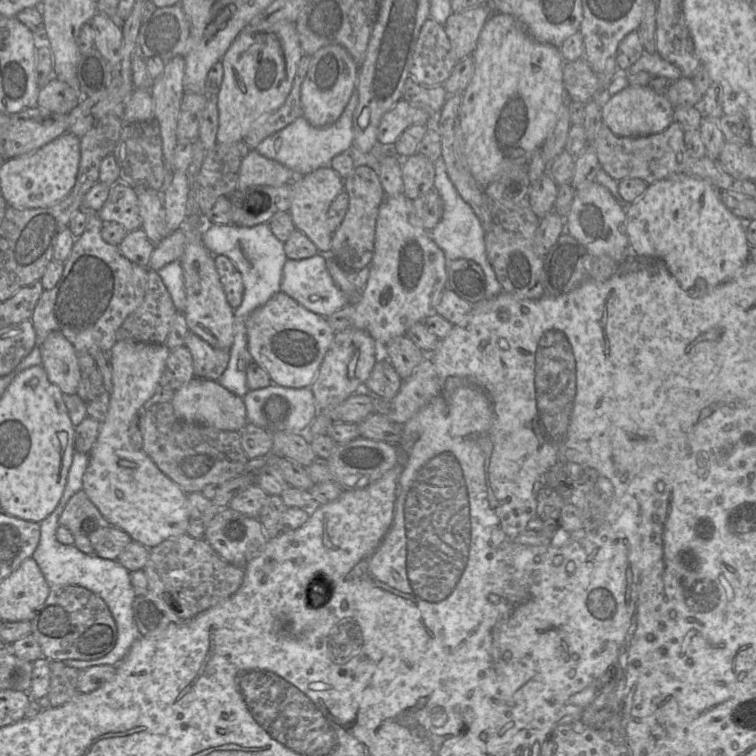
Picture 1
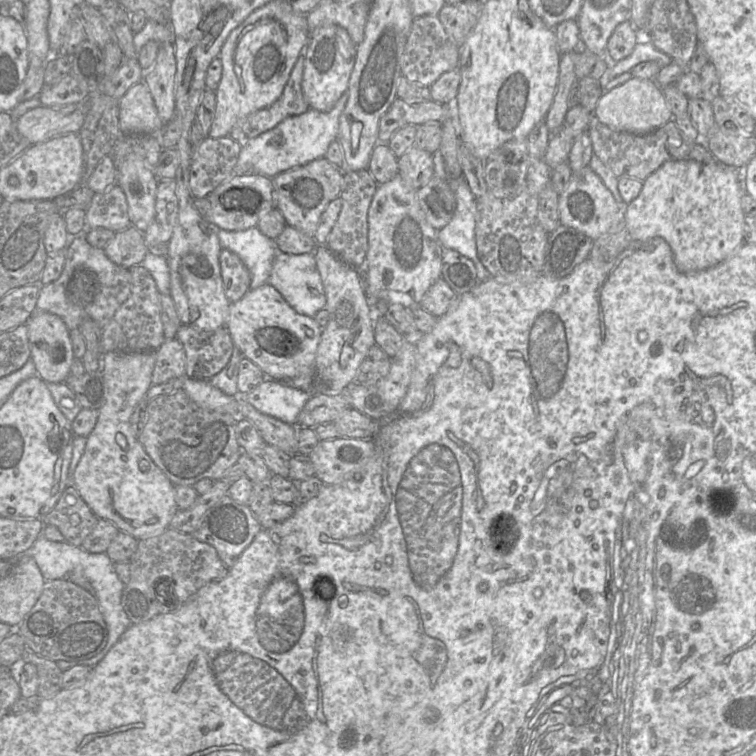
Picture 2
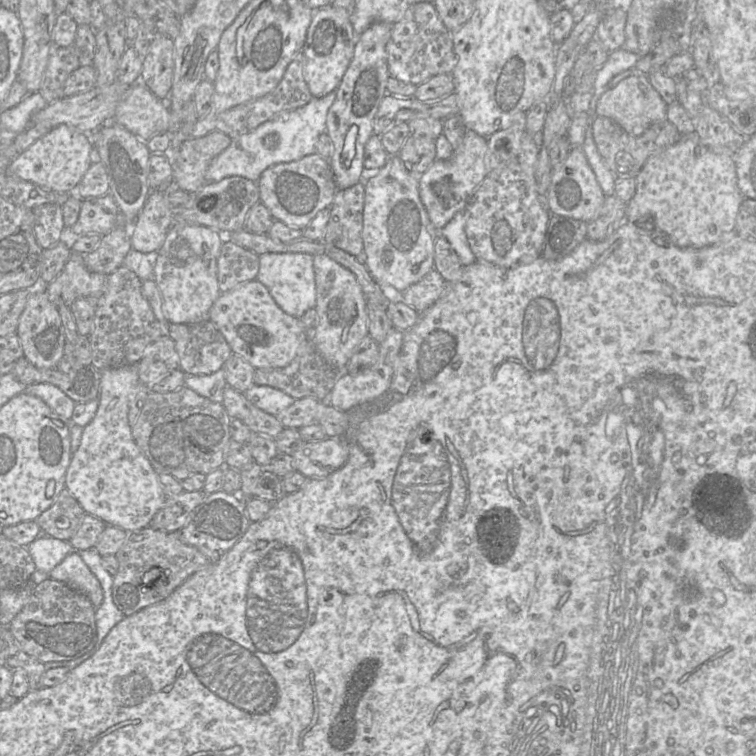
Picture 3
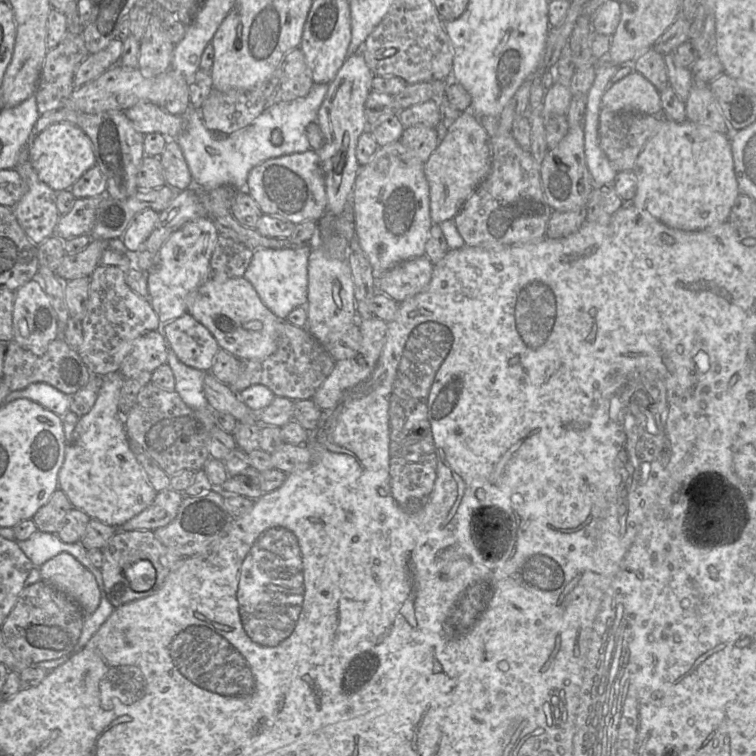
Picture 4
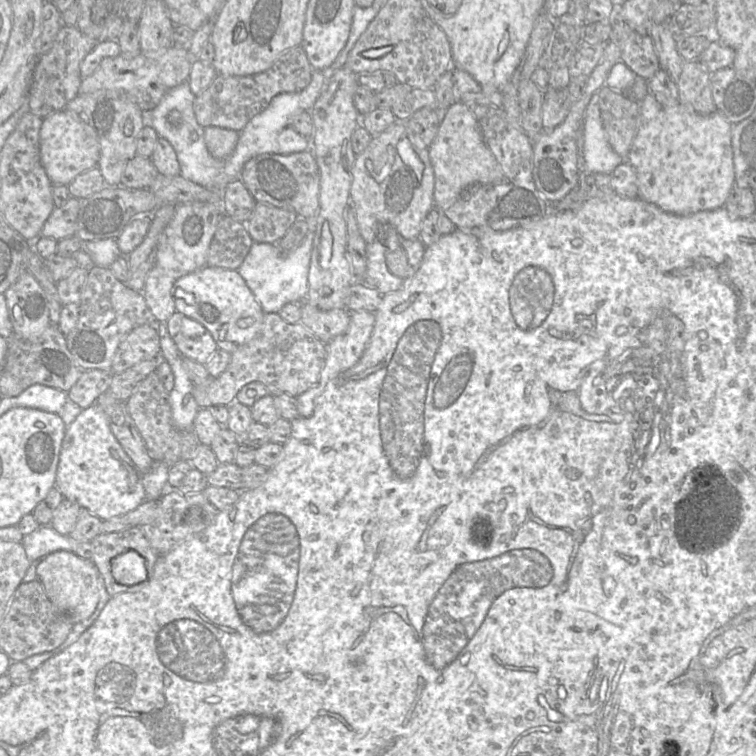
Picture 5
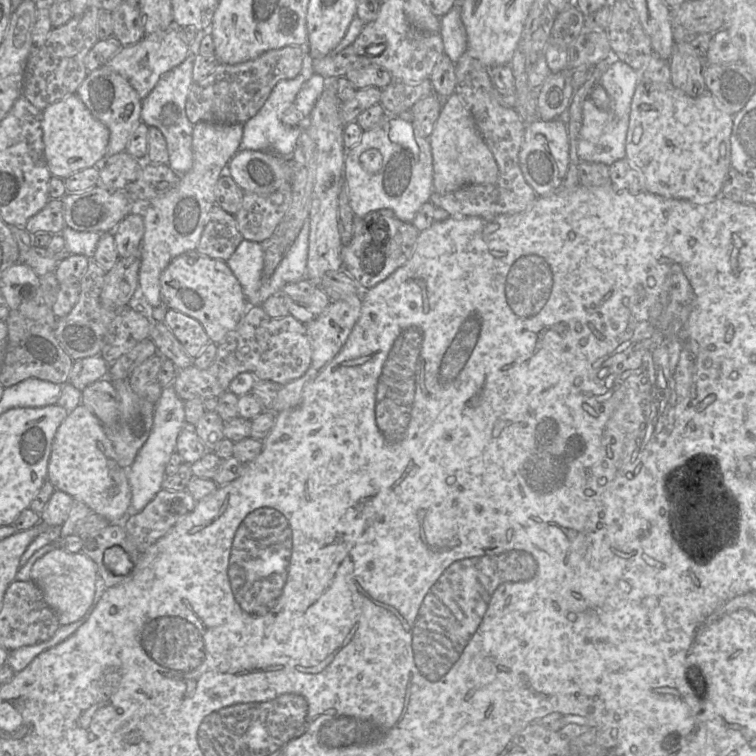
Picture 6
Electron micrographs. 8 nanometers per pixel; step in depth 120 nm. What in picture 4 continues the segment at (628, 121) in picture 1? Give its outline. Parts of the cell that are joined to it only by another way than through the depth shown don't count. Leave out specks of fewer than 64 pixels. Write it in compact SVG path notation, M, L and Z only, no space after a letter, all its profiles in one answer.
M633 71L605 90L601 105L612 112L661 115L659 91L642 74Z

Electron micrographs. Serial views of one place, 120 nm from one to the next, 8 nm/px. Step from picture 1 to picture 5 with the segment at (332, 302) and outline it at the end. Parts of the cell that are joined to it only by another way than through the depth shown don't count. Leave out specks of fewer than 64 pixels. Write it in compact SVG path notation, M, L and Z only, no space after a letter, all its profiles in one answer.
M314 218L314 220L309 222L309 231L301 244L287 254L282 252L277 244L258 242L252 244L237 272L244 279L264 313L278 313L287 303L303 302L306 300L308 293L308 273L315 230L316 223Z

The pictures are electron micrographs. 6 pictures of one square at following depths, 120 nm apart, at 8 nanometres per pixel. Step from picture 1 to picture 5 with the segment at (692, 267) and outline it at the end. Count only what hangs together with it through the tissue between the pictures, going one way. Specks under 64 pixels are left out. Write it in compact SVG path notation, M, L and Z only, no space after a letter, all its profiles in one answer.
M650 92L639 102L639 107L640 126L626 160L636 172L638 198L679 216L723 208L735 183L731 144L734 125L719 112L707 116L699 115L681 103L665 105Z

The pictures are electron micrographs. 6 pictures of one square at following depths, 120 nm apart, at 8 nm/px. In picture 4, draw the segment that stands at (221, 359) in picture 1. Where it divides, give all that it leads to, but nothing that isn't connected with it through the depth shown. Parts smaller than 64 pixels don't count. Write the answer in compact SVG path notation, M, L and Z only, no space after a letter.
M185 313L162 325L168 347L185 365L210 372L220 346L211 332L192 315Z

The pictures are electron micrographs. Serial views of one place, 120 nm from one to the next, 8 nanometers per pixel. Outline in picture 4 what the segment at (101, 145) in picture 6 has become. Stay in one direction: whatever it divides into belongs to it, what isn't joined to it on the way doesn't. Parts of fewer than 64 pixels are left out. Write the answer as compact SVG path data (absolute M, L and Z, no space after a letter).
M54 123L30 140L29 159L39 179L55 192L68 190L92 166L96 165L92 142L75 124Z

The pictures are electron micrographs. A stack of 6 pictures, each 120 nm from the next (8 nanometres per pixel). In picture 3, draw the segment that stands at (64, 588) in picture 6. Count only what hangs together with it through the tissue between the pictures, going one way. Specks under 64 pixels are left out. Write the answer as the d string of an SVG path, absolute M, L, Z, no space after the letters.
M77 553L67 555L49 573L49 578L66 583L84 593L97 609L103 601L98 579Z

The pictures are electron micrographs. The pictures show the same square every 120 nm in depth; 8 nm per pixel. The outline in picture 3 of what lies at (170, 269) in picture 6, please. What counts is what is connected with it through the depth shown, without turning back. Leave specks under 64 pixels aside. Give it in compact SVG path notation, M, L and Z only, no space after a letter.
M256 279L247 281L229 291L220 293L210 309L209 321L211 321L224 336L233 354L242 357L255 369L286 367L297 355L300 345L309 339L308 329L304 327L300 319L285 313L276 304L268 289Z

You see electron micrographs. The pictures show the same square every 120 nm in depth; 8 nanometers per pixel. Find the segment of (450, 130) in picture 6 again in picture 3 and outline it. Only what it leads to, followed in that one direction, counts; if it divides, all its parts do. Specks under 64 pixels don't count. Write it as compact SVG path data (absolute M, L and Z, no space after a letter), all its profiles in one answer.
M466 129L462 143L447 160L435 159L419 178L419 196L430 222L439 231L459 211L464 211L475 190L487 175L487 138Z

